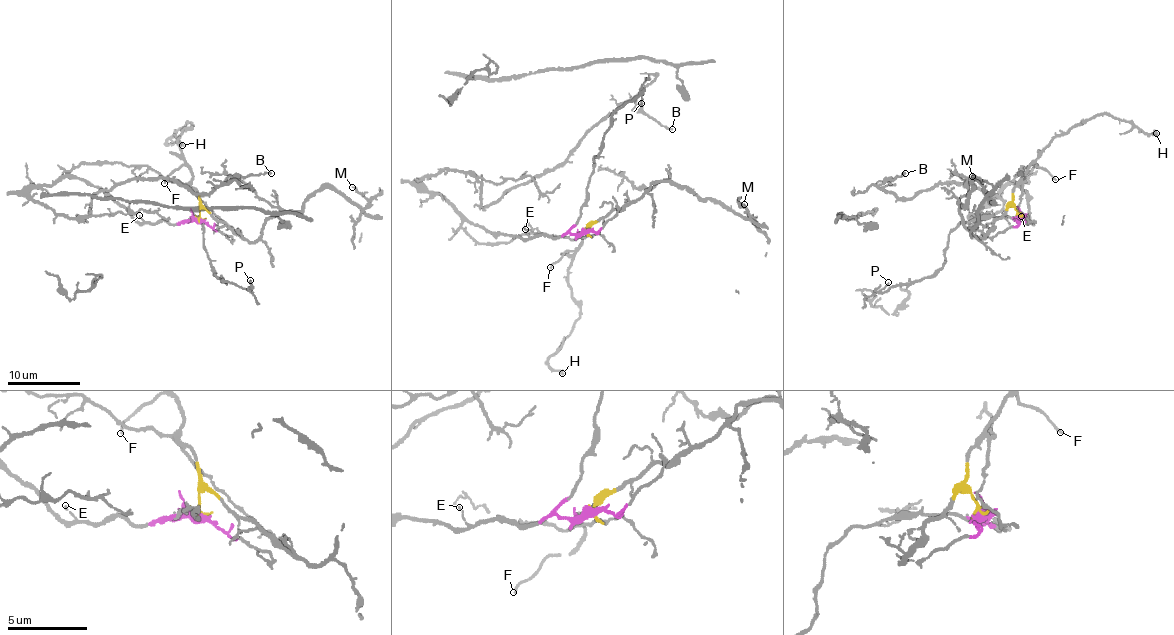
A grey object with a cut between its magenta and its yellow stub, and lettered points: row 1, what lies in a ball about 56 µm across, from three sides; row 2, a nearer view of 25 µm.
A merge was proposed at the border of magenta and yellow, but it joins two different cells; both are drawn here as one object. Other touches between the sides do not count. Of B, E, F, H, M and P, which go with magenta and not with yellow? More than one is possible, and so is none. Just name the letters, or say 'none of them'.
B, E, P

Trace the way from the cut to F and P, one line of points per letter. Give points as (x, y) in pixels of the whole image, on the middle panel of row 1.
F: (584, 231), (580, 233), (580, 243), (550, 268)
P: (584, 232), (573, 234), (569, 229), (580, 214), (593, 160), (612, 115), (638, 97), (642, 97), (641, 103)

